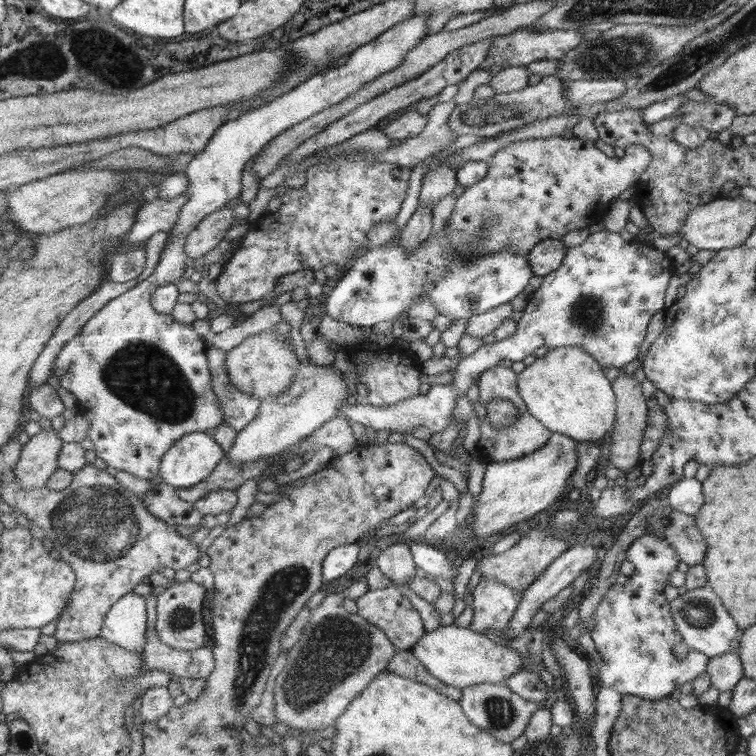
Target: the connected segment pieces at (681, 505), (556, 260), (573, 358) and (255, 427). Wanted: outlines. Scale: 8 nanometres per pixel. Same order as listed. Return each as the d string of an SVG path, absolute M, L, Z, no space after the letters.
M684 478L665 491L666 504L674 510L696 516L704 504L702 483L695 478Z
M544 239L529 252L527 258L530 267L534 270L534 275L544 277L549 272L560 268L567 250L562 242L563 239Z
M562 346L549 349L545 355L537 357L534 363L525 366L523 372L517 375L517 386L529 414L550 433L564 434L576 441L596 442L607 432L613 431L616 415L616 397L612 383L602 369L603 367L582 348Z
M303 363L293 386L279 398L263 401L260 415L238 436L228 454L232 465L243 466L248 462L276 457L298 446L334 418L340 416L340 407L350 397L345 374L332 365L322 366Z

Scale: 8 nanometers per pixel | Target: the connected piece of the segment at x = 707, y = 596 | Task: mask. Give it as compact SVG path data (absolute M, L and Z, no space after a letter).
M708 586L690 589L684 594L679 594L676 599L670 601L670 608L674 624L683 638L682 643L692 650L702 652L704 656L714 658L728 653L731 642L739 638L736 636L739 630L736 622L726 612L718 595Z

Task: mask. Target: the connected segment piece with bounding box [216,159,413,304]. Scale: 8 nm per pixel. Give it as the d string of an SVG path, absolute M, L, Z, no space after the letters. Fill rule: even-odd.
M338 159L338 161L330 161L330 163L320 163L313 166L306 172L307 183L305 186L299 189L292 189L292 191L281 197L282 205L278 212L267 212L259 220L249 224L249 232L242 239L242 248L240 248L234 258L227 263L224 274L216 280L218 293L226 303L240 302L240 304L243 304L244 302L254 302L254 300L262 300L270 296L270 294L274 292L274 288L280 284L280 278L285 274L300 272L306 269L315 272L315 270L323 269L324 266L328 266L328 264L332 263L337 264L339 267L350 264L350 260L354 260L356 257L358 258L368 250L370 244L368 233L370 233L370 229L374 229L378 223L382 223L382 221L386 221L386 219L393 220L393 218L397 218L400 210L402 210L402 202L404 202L404 198L408 196L408 190L410 190L412 169L412 167L403 167L393 162L376 161L376 159Z

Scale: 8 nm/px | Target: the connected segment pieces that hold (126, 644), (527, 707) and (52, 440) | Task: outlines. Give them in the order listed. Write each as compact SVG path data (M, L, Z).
M130 593L114 604L101 634L132 652L145 652L148 636L148 600Z
M504 683L475 684L465 688L463 692L464 698L462 698L461 703L470 720L473 721L479 729L483 729L492 734L492 736L496 736L497 739L502 740L504 744L511 744L518 736L525 734L534 712L537 712L538 709L543 707L542 704L518 696L517 693L514 693L513 690Z
M56 428L43 430L30 439L16 470L19 482L29 490L45 488L53 475L61 469L61 455L65 438Z

